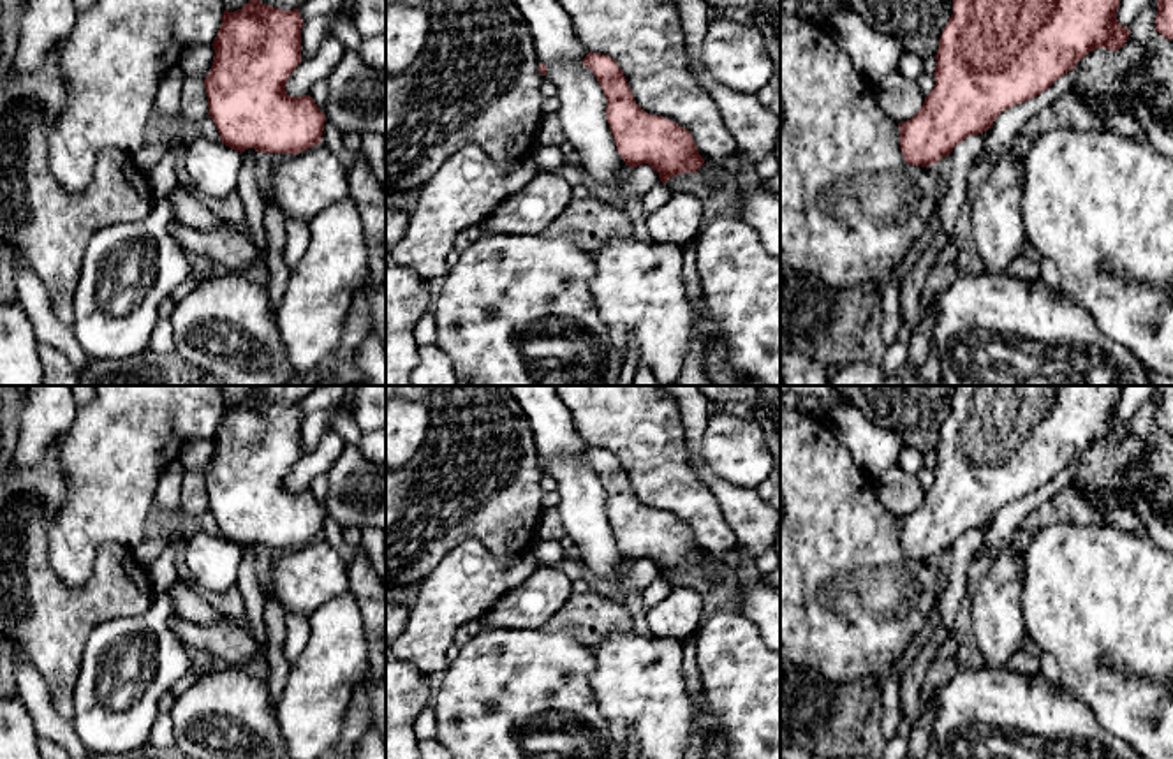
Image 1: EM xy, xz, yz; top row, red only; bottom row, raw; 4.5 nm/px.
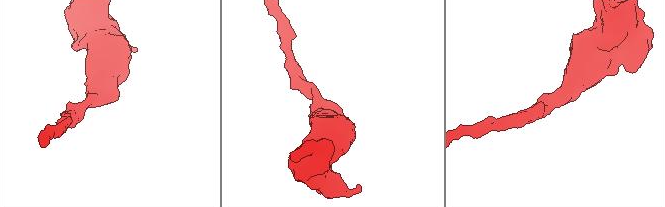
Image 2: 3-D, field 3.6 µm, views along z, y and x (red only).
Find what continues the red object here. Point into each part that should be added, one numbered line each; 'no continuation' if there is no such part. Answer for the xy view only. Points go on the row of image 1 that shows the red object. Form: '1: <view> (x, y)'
no continuation

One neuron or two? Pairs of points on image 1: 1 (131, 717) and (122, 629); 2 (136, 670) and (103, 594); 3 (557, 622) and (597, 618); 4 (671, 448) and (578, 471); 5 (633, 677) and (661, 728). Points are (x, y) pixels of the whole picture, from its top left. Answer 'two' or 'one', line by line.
1: one
2: two
3: one
4: two
5: one

